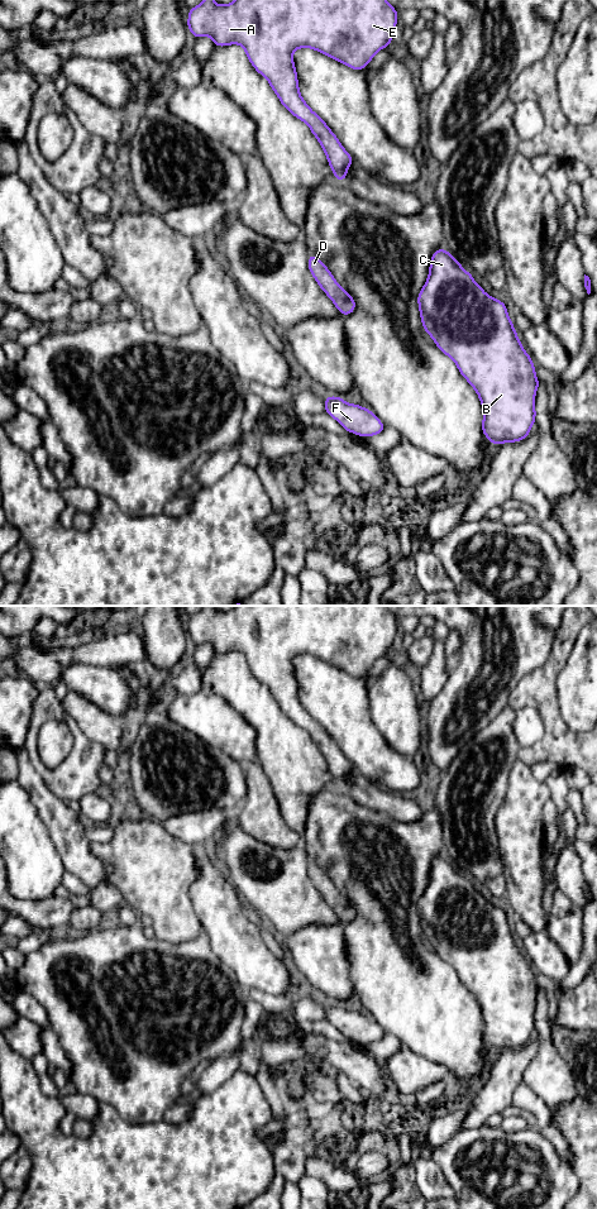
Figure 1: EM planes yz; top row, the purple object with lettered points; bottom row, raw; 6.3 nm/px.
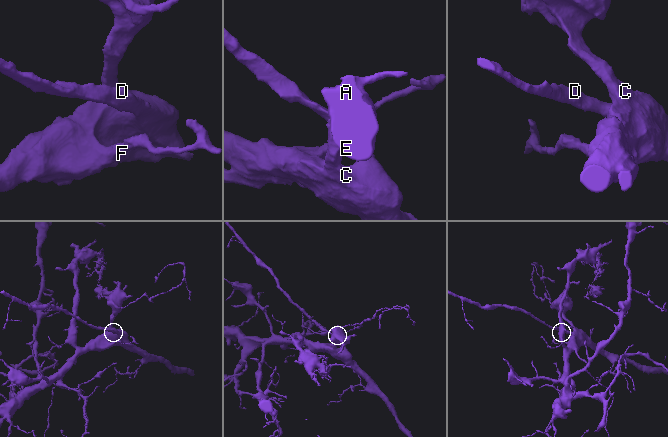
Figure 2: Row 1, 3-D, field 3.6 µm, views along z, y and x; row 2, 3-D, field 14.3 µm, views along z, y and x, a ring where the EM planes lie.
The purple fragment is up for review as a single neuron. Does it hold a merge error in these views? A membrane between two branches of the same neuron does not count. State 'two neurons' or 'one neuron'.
one neuron

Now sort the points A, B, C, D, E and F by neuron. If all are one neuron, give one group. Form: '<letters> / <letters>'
A B C D E F

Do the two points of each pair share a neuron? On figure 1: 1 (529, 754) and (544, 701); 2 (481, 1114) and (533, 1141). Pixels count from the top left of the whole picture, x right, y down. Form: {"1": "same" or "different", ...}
{"1": "same", "2": "different"}

